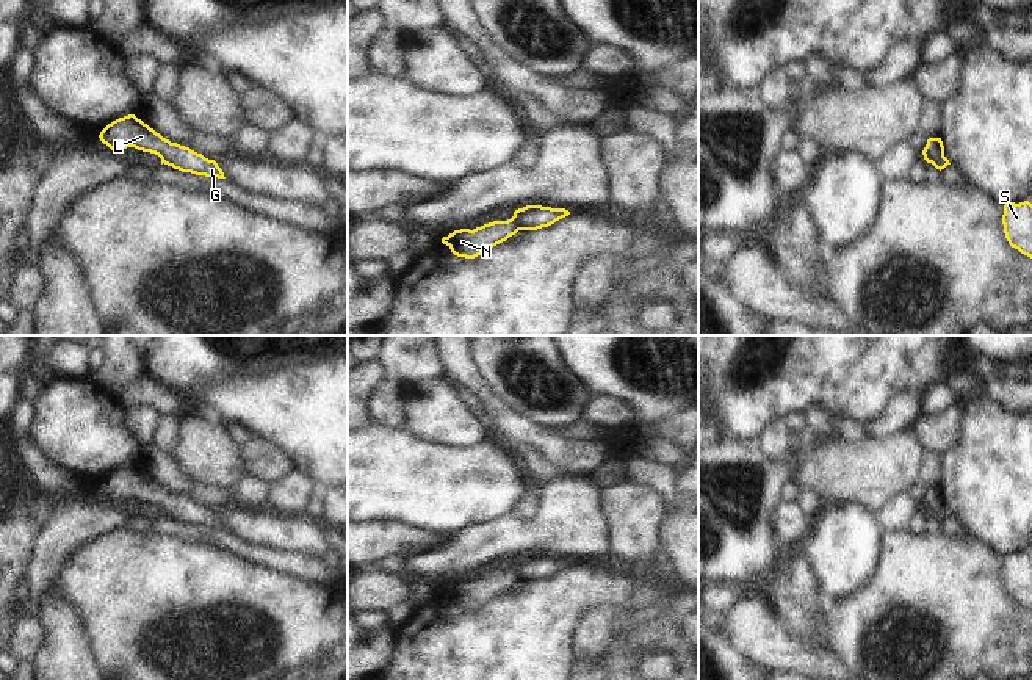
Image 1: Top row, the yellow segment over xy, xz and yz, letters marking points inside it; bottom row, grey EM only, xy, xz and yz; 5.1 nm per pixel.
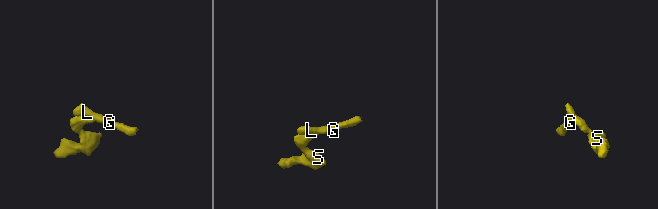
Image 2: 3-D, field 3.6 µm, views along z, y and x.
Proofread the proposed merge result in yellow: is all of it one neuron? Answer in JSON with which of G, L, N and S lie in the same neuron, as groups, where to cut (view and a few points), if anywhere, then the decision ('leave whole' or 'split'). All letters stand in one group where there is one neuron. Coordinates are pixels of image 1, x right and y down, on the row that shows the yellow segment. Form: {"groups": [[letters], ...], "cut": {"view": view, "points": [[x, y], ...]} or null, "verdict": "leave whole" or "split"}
{"groups": [["G", "L"], ["N", "S"]], "cut": {"view": "xz", "points": [[512, 217], [520, 229]]}, "verdict": "split"}

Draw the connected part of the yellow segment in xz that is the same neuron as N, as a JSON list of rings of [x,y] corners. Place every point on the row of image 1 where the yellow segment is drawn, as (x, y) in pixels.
[[[511,218],[507,221],[493,221],[473,230],[454,230],[448,237],[443,237],[442,243],[457,257],[475,259],[487,249],[506,241],[518,230],[520,227],[515,224],[514,218]]]

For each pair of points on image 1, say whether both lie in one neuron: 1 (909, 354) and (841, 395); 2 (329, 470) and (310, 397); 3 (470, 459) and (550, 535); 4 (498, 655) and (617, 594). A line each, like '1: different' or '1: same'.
1: same
2: same
3: different
4: same

